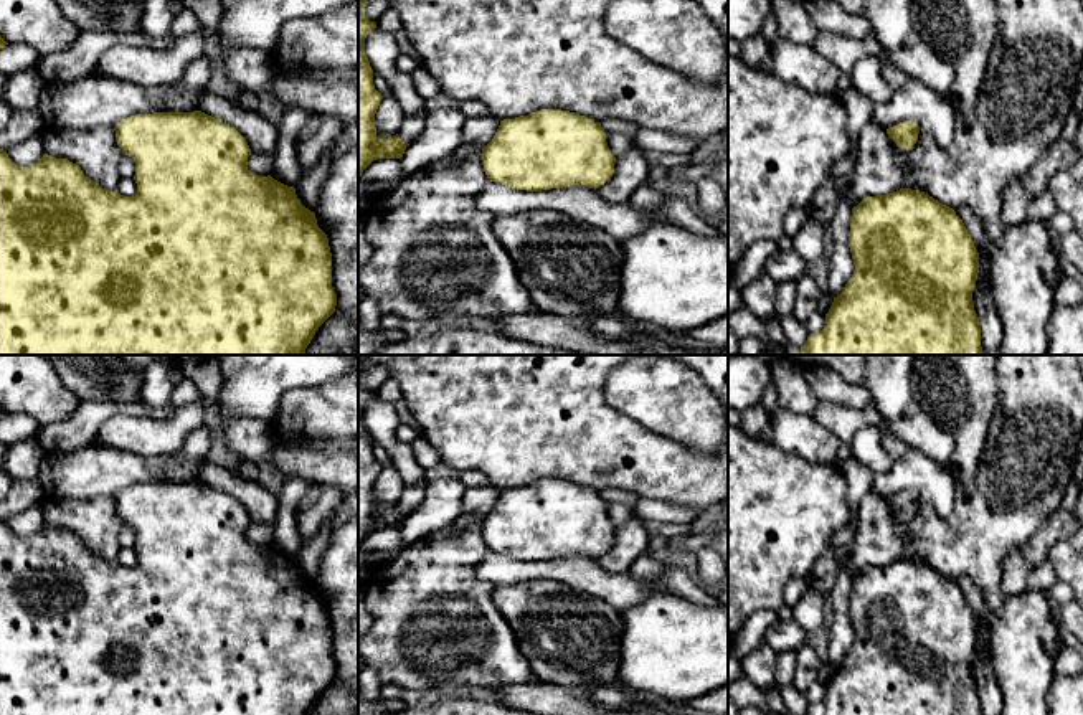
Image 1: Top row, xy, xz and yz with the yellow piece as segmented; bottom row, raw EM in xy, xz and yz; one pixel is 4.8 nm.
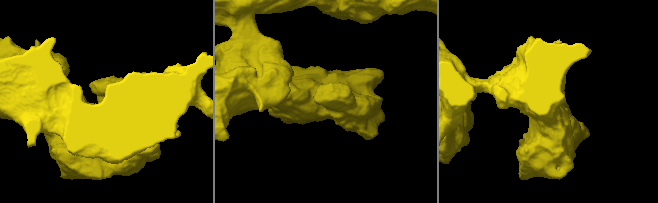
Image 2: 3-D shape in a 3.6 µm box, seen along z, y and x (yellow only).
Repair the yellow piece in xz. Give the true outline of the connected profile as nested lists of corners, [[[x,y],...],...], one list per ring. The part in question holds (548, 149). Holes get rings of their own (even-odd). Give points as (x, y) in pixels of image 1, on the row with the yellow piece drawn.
[[[542,109],[500,121],[494,139],[482,149],[480,159],[490,182],[527,192],[570,185],[596,190],[612,177],[616,162],[599,122],[561,109]]]

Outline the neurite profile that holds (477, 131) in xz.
[[[490,116],[467,117],[462,129],[462,144],[482,150],[495,135],[500,121]]]

